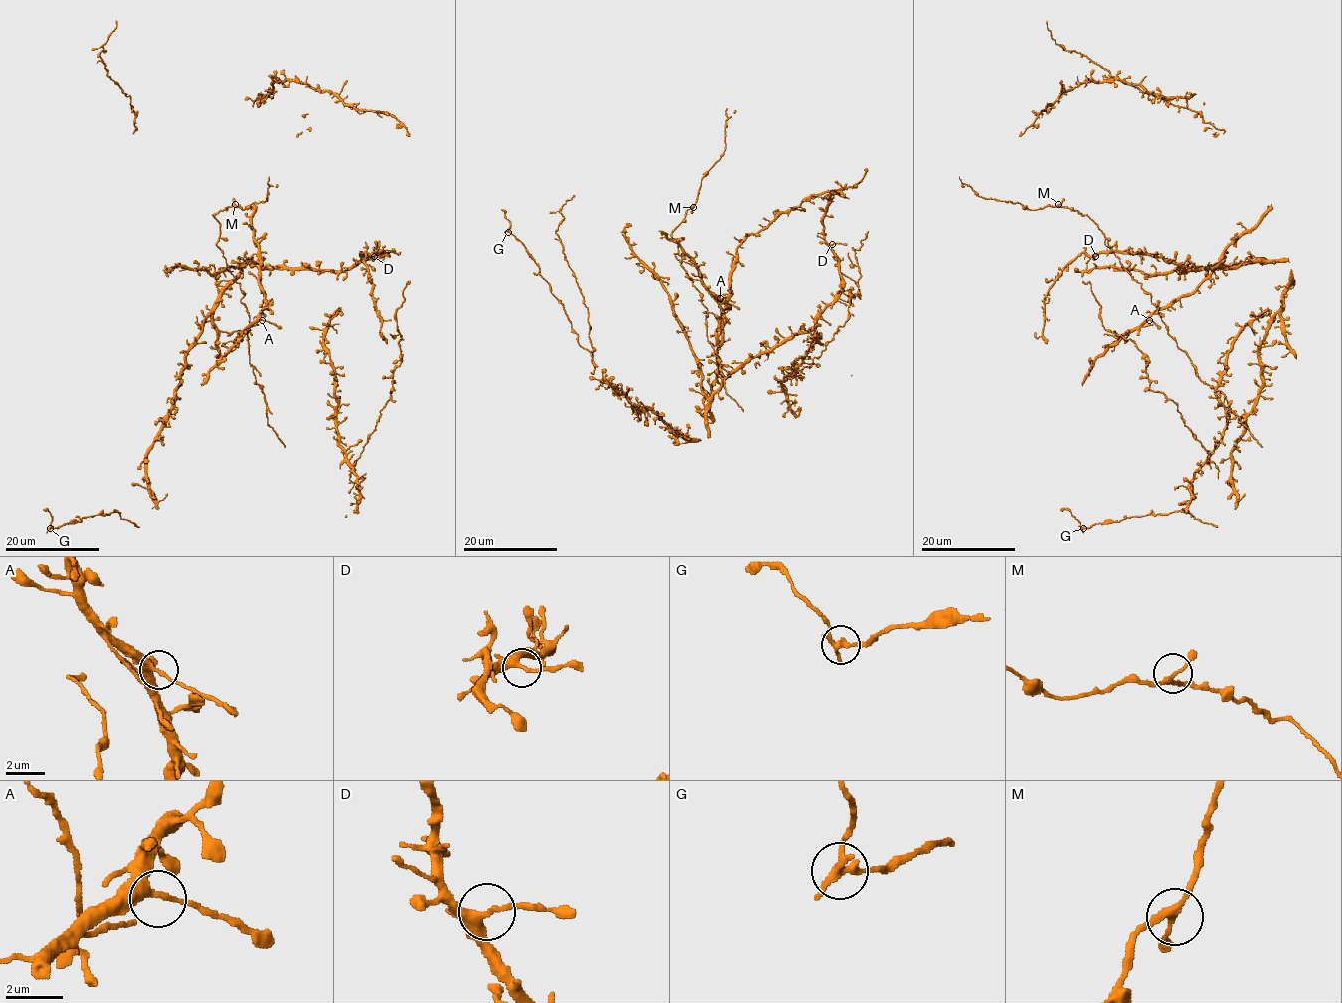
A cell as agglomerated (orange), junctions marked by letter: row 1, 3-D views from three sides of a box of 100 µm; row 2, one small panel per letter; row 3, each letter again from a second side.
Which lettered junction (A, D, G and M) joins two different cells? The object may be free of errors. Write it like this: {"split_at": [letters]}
{"split_at": ["G"]}

